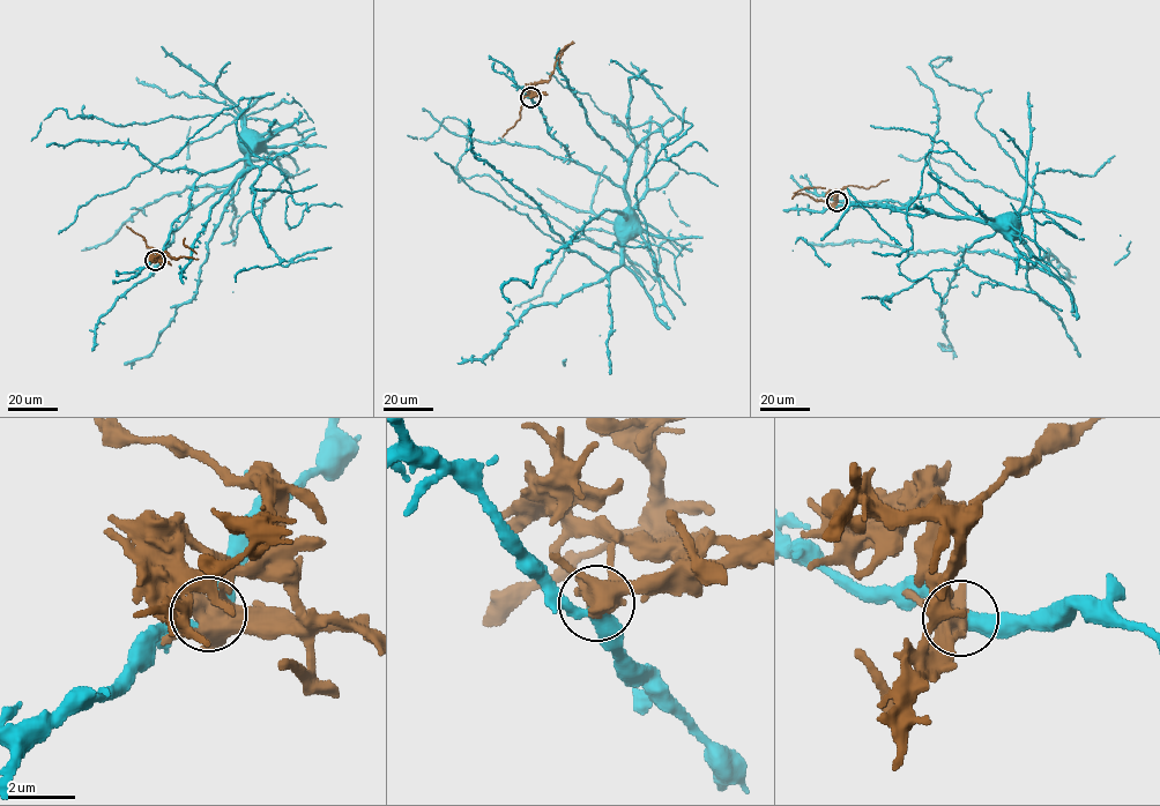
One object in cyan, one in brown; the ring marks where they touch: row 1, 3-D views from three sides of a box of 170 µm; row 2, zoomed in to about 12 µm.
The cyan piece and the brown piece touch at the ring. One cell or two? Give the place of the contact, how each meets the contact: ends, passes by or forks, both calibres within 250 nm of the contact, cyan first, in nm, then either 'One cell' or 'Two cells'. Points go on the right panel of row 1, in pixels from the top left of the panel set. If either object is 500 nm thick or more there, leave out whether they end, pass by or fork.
Place: (837, 201). Thickness 360 nm (cyan) against 500 nm. Two cells

